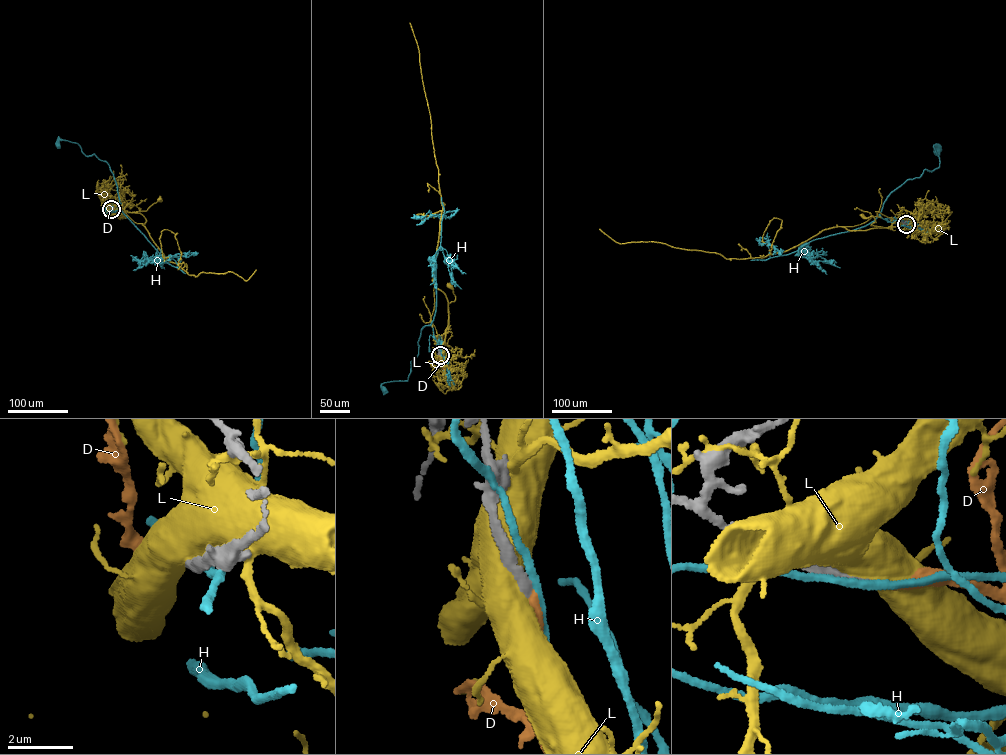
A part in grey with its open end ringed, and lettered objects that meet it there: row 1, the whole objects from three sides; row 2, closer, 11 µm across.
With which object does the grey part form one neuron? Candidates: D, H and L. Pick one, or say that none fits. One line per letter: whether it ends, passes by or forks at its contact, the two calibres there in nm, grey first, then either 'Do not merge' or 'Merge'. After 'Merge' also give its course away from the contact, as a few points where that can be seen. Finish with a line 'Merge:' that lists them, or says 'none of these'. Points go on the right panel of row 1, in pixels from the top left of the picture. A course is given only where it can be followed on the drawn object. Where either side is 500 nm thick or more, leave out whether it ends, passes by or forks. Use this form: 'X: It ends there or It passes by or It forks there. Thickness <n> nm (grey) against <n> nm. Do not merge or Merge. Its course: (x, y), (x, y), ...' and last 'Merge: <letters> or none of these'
D: It ends there. Thickness 240 nm (grey) against 200 nm. Merge. Its course: (906, 224), (919, 226)
H: It passes by. Thickness 240 nm (grey) against 200 nm. Do not merge
L: Thickness 300 nm (grey) against 800 nm. Do not merge
Merge: D

